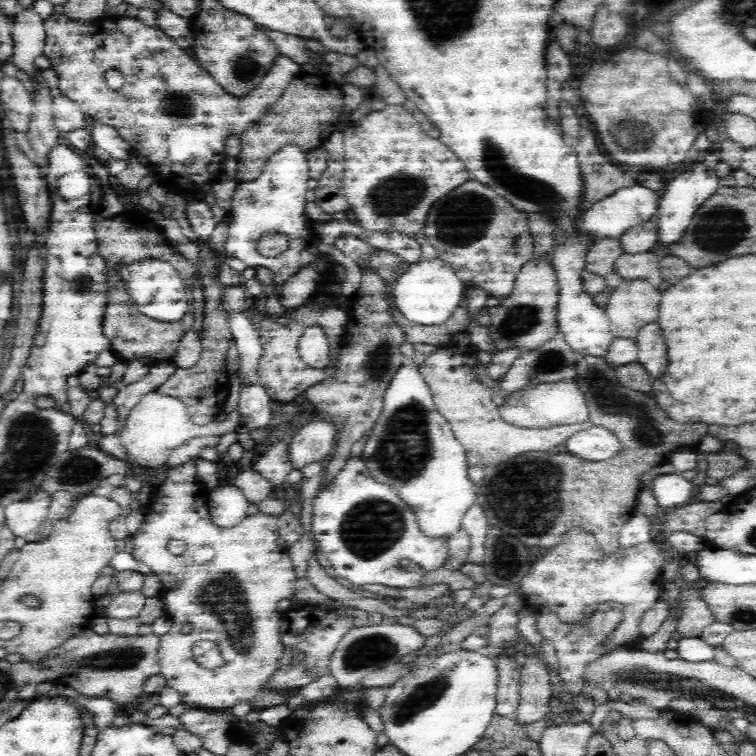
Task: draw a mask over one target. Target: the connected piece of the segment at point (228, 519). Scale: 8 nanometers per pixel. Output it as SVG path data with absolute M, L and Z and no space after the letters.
M222 482L214 490L210 490L206 496L206 504L212 516L212 522L224 528L230 528L242 522L250 506L248 498L232 482Z

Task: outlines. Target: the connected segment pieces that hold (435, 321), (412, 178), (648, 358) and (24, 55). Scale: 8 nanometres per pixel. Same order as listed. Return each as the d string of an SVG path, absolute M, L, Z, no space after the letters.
M420 260L418 264L410 266L410 270L400 278L394 290L394 300L396 300L396 310L406 322L424 328L440 328L450 322L450 318L462 304L464 292L466 288L442 260L432 260L432 262Z
M404 104L386 106L384 110L374 110L362 118L362 122L348 122L348 130L344 132L344 162L342 162L344 178L344 196L348 202L348 210L352 210L356 224L366 234L376 232L400 232L410 238L424 232L426 218L430 208L454 190L462 188L470 174L460 160L456 160L446 146L442 146L436 138L428 138L422 132L422 122L410 114Z
M658 324L644 326L636 338L636 346L638 346L638 362L644 366L644 370L654 380L662 378L668 370L668 356Z
M18 10L12 20L12 40L14 58L12 64L24 70L28 76L34 72L34 60L44 54L46 48L46 26L44 20L34 10Z

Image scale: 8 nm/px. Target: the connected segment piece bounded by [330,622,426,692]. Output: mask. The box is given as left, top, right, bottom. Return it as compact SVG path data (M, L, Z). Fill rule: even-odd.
M372 624L372 626L358 626L354 628L350 634L346 634L346 638L342 638L342 642L338 644L334 658L332 658L332 676L336 678L340 690L348 690L348 692L358 692L362 690L362 678L374 670L386 668L390 664L402 662L406 660L406 656L410 652L416 652L424 646L426 638L416 632L416 628L412 626L384 626L380 624Z

